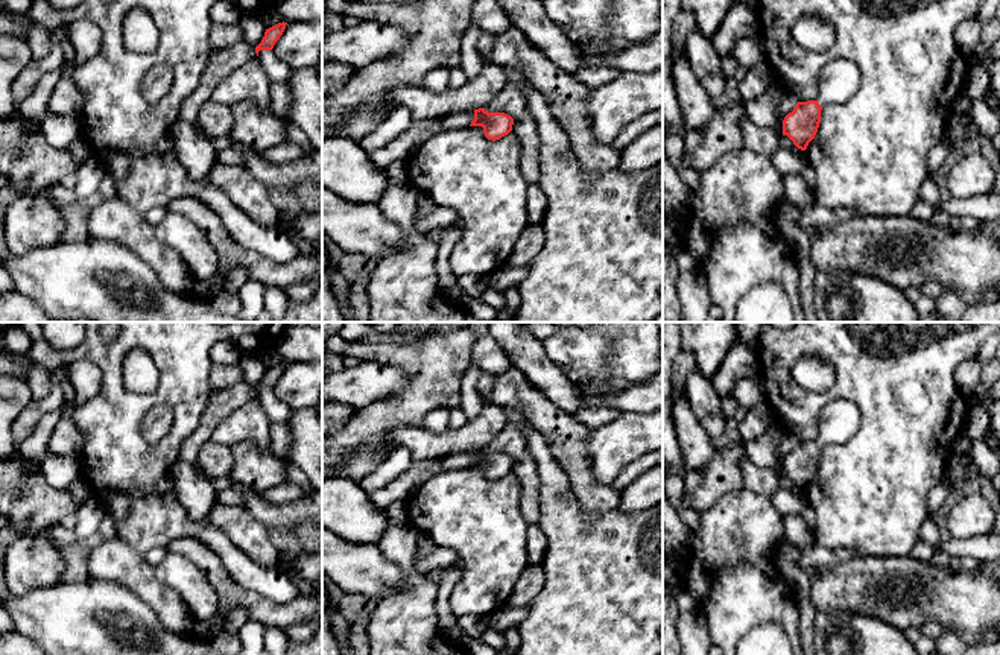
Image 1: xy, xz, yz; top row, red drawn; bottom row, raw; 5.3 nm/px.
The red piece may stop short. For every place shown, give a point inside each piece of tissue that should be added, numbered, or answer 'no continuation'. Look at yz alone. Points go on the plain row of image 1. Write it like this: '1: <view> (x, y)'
1: yz (839, 420)

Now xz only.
no continuation

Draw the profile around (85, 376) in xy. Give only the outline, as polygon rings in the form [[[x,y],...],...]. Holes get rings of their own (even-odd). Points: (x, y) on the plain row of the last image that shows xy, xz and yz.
[[[79,359],[68,365],[68,380],[74,388],[76,403],[94,398],[102,388],[100,368],[87,359]]]

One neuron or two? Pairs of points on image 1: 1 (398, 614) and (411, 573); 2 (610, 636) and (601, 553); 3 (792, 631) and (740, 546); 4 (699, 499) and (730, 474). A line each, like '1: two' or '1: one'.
1: one
2: one
3: one
4: one

